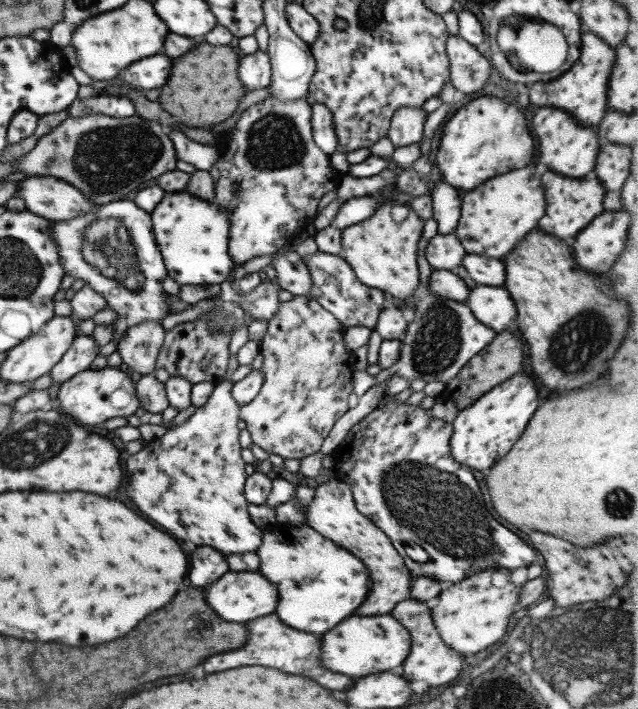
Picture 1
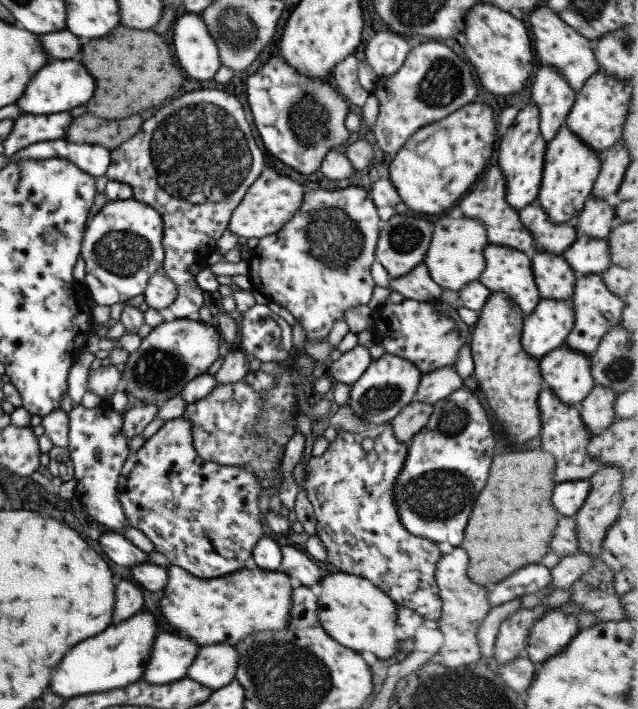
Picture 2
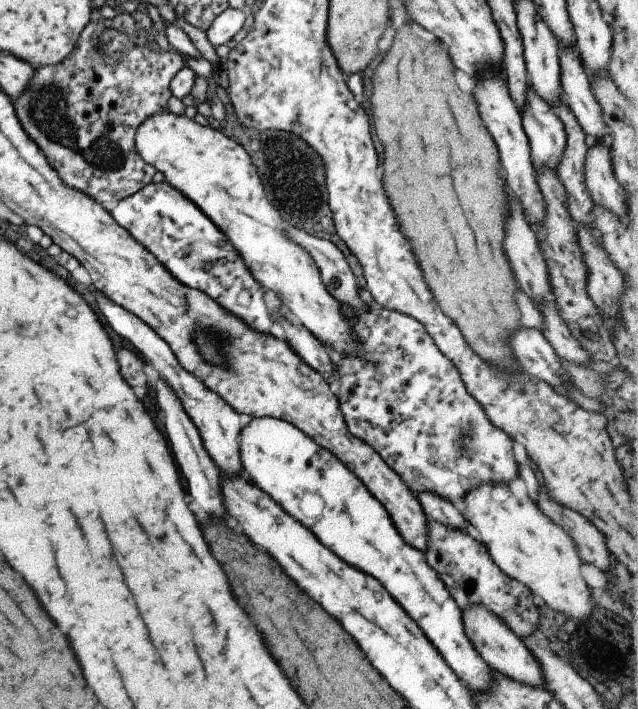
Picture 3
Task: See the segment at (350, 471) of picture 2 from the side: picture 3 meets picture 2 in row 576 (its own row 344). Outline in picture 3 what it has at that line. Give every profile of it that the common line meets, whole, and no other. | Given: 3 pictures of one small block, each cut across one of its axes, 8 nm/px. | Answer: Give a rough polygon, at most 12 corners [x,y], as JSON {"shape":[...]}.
{"shape":[[352,324],[347,430],[416,494],[452,503],[517,476],[424,326]]}

